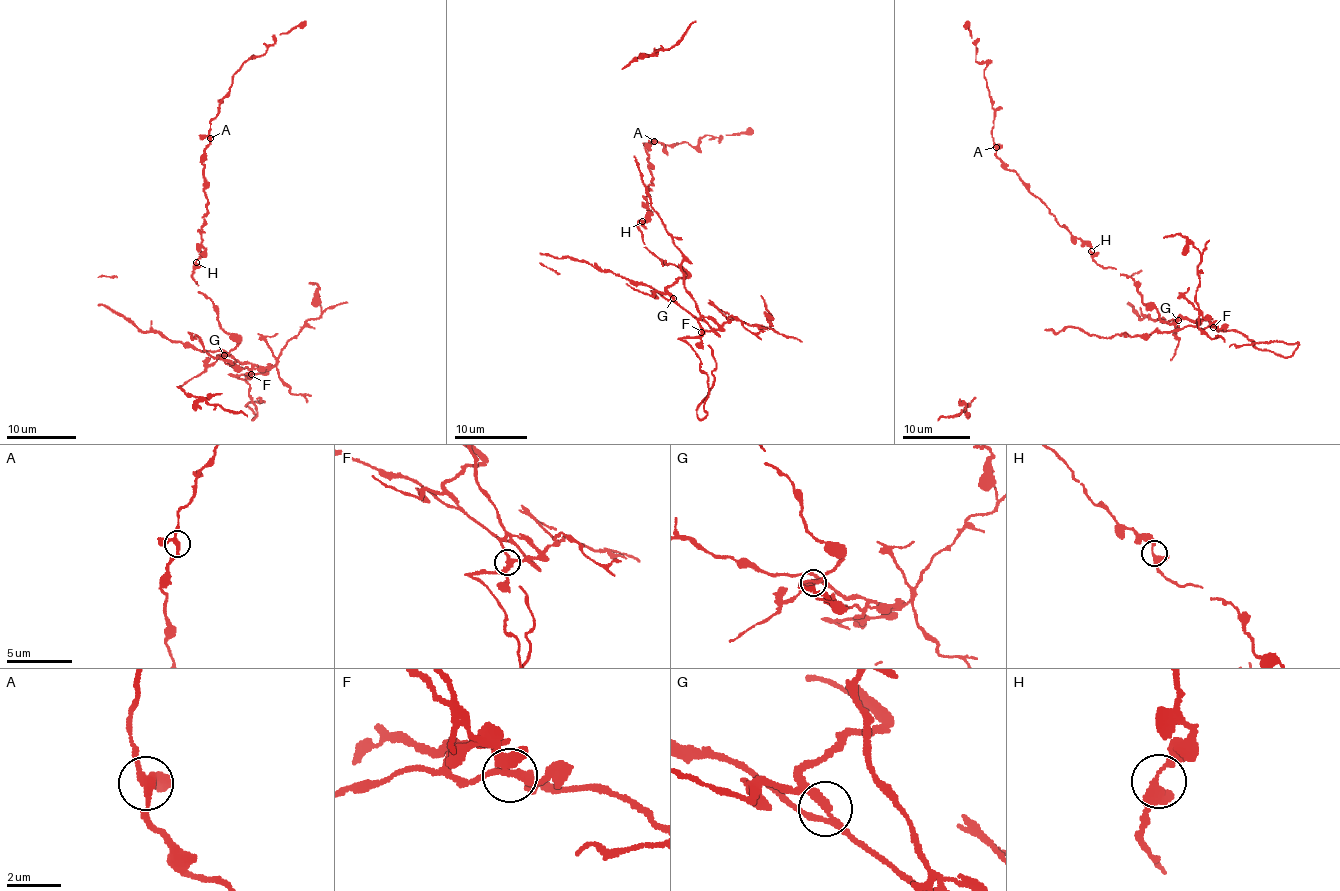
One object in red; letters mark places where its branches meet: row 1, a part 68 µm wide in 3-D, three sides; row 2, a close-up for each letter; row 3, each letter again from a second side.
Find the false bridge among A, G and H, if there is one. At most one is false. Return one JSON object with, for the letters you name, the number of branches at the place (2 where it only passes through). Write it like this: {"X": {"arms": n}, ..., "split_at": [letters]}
{"G": {"arms": 3}, "split_at": ["G"]}

